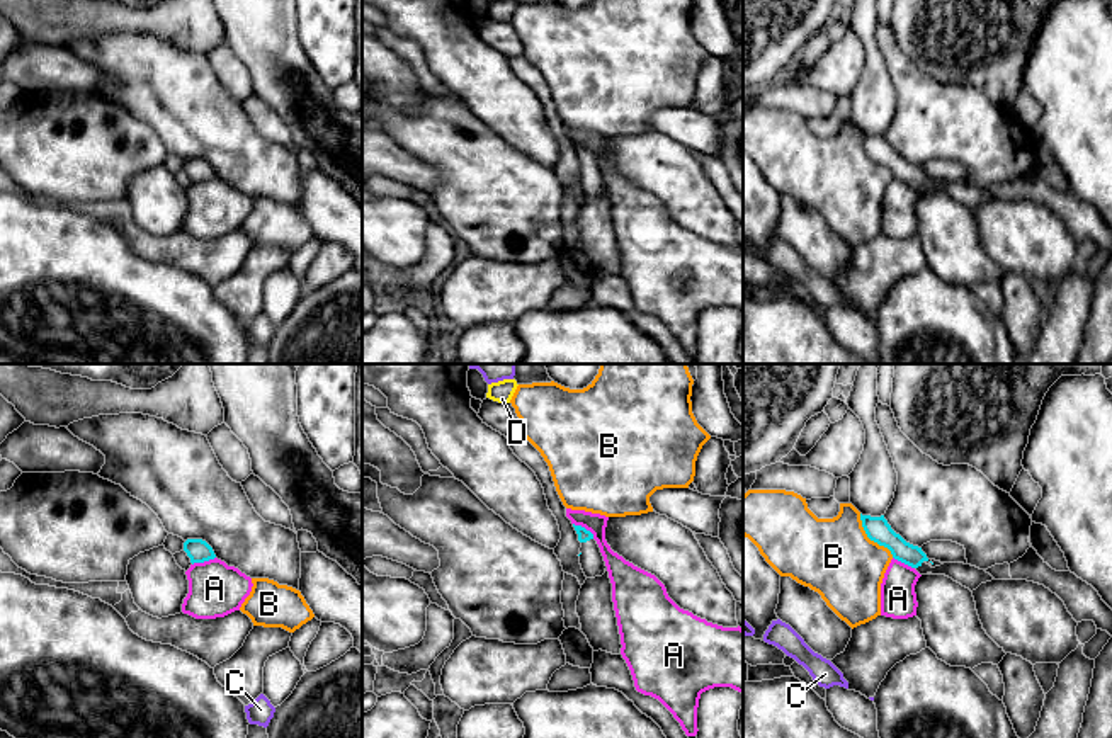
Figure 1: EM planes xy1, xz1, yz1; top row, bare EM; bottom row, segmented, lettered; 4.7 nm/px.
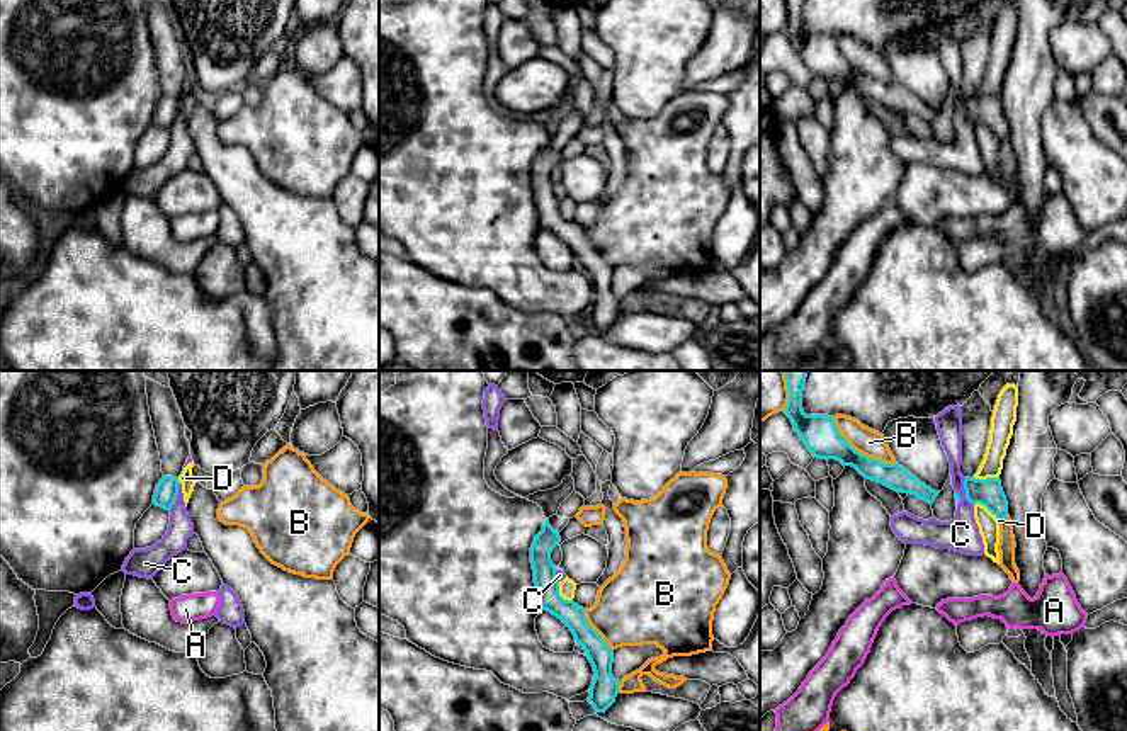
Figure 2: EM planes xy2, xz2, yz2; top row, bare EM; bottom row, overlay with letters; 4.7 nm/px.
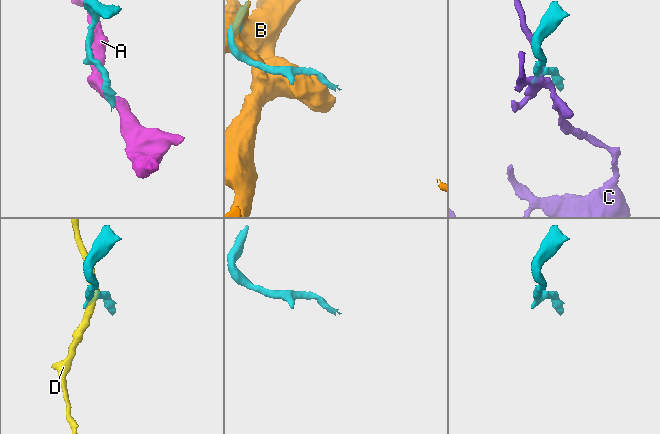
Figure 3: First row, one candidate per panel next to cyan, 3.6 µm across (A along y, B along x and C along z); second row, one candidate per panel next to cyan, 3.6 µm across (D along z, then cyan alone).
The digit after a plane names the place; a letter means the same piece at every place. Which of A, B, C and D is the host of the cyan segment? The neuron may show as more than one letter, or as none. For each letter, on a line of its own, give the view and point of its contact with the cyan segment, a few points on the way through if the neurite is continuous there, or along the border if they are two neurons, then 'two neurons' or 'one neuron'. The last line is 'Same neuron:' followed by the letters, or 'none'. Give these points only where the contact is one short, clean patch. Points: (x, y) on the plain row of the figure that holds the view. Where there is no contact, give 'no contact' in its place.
A: meets cyan in xz1 at (584, 147); border along xz1 (573, 141), (585, 147), (594, 157); two neurons
B: meets cyan in yz2 at (859, 72); two neurons
C: meets cyan in yz2 at (966, 111); border along yz2 (964, 97), (964, 116), (973, 124); two neurons
D: meets cyan in yz2 at (988, 128); border along yz2 (974, 123), (983, 123), (1000, 140); two neurons
Same neuron: none

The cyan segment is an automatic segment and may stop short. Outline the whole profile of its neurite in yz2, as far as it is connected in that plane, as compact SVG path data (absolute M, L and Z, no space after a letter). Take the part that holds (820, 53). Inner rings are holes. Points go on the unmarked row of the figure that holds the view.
M787 0L789 20L785 32L804 65L818 78L836 78L843 85L855 87L865 99L884 105L916 114L926 122L933 122L940 110L932 109L903 85L884 83L855 70L840 53L835 37L828 34L806 34L802 29L802 10L806 0Z

